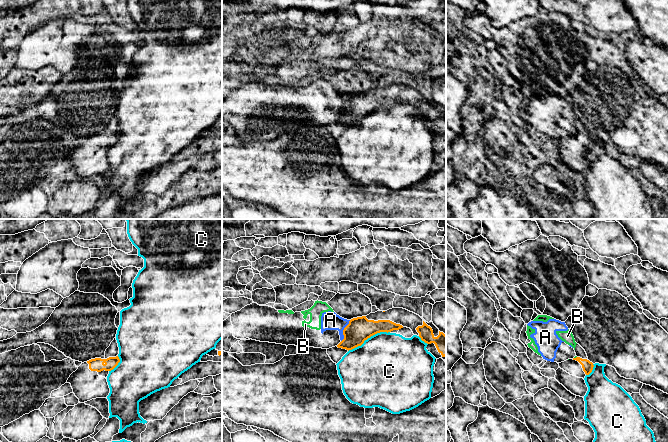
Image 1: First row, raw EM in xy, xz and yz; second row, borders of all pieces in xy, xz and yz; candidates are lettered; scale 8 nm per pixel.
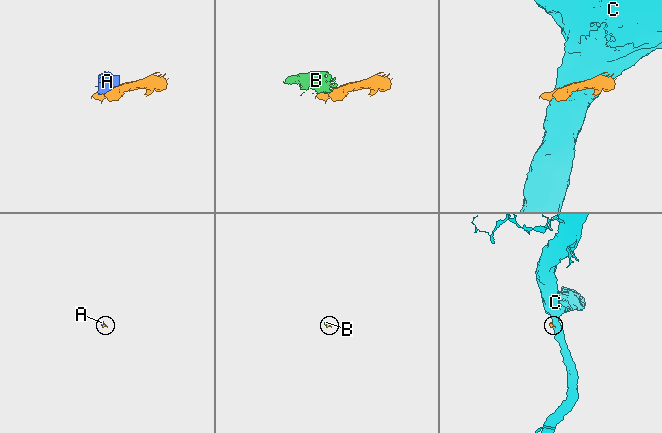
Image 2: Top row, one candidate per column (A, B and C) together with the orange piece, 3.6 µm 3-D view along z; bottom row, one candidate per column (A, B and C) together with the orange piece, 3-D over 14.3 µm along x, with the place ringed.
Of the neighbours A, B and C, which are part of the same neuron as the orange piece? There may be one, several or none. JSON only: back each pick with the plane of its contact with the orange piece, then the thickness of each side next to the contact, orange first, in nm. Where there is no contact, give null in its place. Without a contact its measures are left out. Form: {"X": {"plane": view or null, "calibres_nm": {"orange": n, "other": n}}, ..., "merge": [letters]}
{"merge": []}

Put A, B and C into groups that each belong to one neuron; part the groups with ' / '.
A B / C

